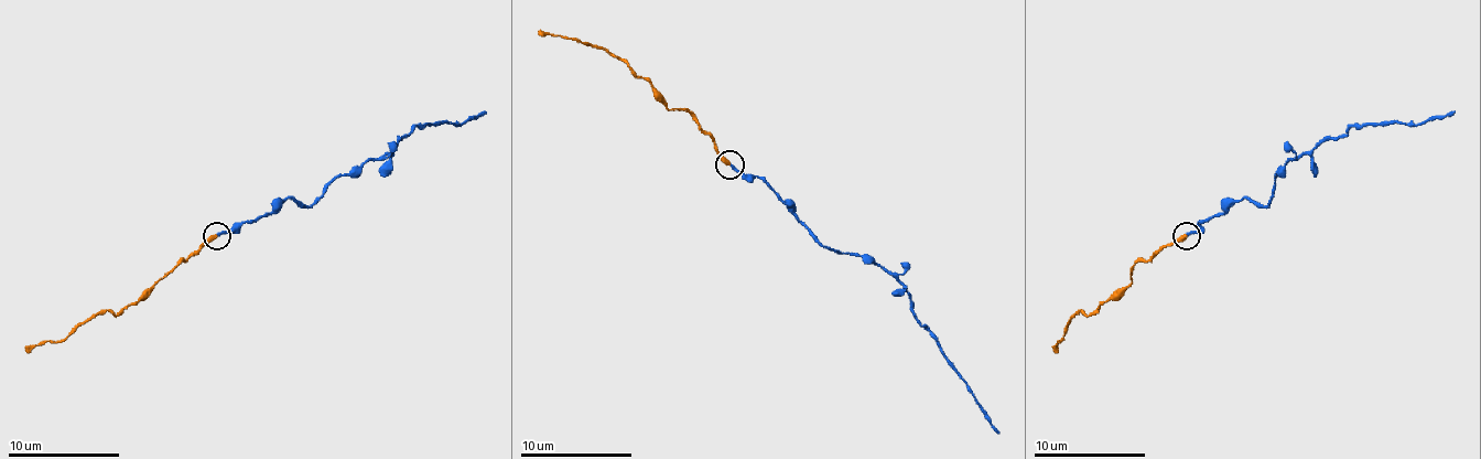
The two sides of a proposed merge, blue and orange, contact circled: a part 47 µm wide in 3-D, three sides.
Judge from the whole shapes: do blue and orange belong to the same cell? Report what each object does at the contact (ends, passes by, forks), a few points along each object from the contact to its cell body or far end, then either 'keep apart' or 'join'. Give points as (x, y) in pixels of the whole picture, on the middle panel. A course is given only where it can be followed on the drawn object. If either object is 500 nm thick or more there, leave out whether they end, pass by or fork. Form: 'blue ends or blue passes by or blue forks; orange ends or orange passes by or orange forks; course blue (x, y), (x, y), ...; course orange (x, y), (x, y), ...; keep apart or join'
blue ends; orange ends; course blue (728, 163), (759, 178), (824, 245), (868, 256), (897, 279), (917, 318), (998, 434); course orange (728, 163), (692, 116), (665, 105), (661, 94), (619, 57), (574, 38), (538, 34); join

